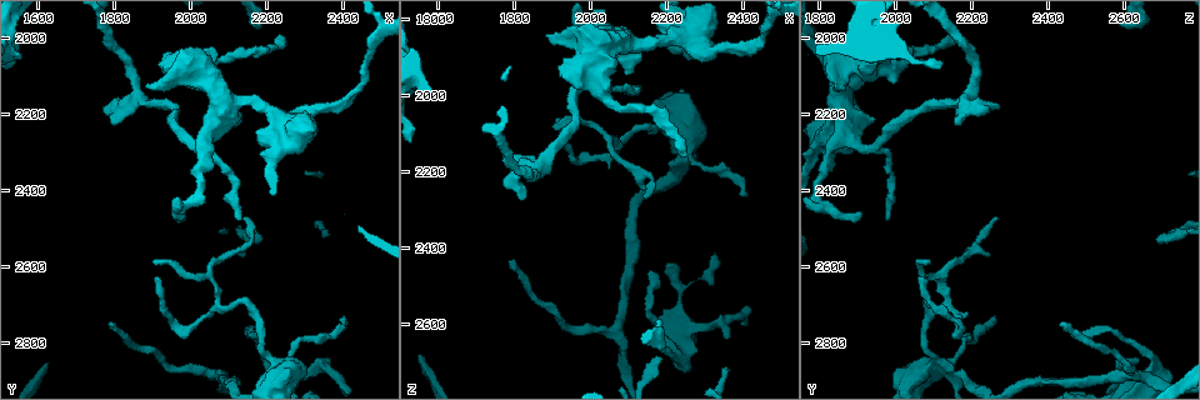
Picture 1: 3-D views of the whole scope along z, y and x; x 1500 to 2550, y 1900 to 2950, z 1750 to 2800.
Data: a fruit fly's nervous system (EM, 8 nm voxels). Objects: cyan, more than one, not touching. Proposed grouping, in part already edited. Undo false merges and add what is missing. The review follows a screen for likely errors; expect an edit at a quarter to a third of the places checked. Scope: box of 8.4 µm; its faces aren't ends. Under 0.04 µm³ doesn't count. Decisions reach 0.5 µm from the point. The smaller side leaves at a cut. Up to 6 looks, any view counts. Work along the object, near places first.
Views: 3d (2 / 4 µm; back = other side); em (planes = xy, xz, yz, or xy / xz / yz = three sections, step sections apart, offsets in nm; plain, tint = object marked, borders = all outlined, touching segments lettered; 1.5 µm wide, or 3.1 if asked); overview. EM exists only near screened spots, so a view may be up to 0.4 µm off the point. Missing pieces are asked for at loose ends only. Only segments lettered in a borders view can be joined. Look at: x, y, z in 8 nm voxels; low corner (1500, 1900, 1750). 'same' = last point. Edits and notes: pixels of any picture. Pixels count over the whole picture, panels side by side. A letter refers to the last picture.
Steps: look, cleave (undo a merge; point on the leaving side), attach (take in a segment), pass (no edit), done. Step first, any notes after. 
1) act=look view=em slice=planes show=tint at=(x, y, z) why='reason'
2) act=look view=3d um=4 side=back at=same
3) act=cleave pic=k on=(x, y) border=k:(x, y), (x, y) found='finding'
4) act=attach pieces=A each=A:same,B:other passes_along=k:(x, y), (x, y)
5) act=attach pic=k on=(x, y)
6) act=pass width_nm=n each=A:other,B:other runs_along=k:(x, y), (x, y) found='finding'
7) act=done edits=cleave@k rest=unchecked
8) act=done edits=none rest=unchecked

act=look view=3d um=2 at=(1820, 2175, 2275) why='an open end'

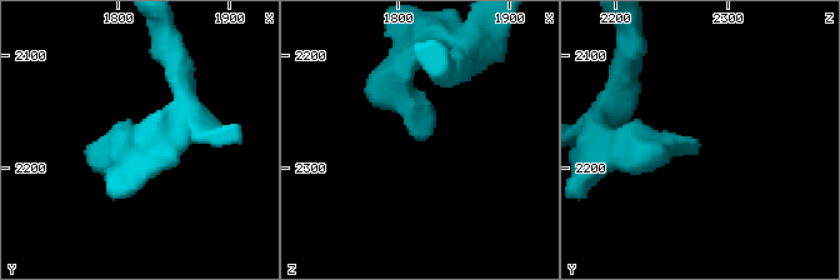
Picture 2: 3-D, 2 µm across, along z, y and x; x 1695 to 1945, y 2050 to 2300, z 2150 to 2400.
act=look view=em slice=planes show=borders at=(1822, 2178, 2272) why='need the tissue'

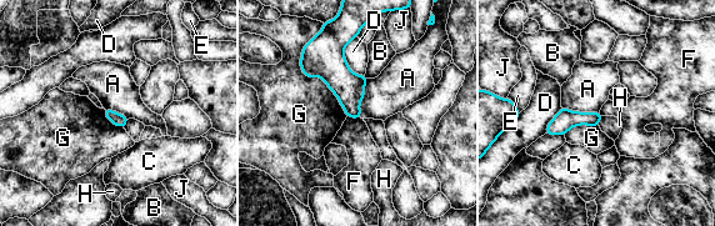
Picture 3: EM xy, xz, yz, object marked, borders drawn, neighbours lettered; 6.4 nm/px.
act=pass longest_contact=G:550nm each=A:other,B:other,C:other,D:other,E:other,F:other,G:other,H:other,J:other runs_along=3:(598, 116), (565, 119), (549, 131) found='none of them fits'

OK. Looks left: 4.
act=look view=3d um=4 at=(2080, 2705, 2125) why='abrupt turn'

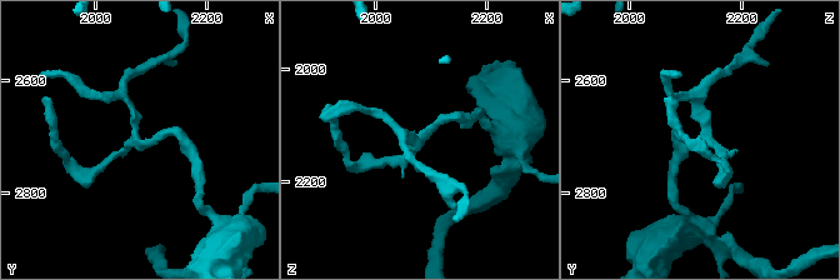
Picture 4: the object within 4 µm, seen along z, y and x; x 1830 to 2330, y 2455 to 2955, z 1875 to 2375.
act=look view=em slice=yz step=8 show=tint at=(2085, 2705, 2130)

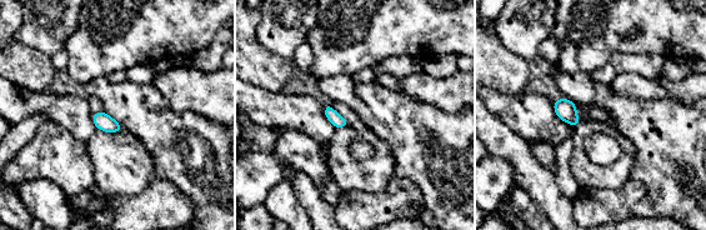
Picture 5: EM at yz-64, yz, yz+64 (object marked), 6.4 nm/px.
act=look view=em slice=planes show=borders at=same why='cut it another way'

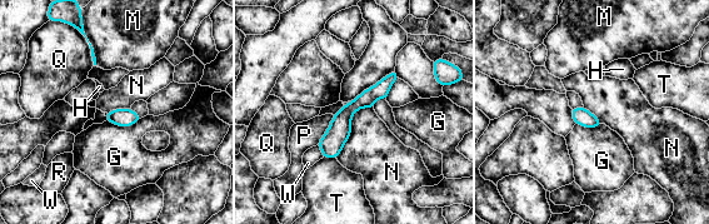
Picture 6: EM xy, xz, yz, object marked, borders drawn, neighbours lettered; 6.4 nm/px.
act=pass longest_contact=N:400nm each=G:other,H:other,M:other,N:other,P:other,Q:other,R:other,T:other,W:other found='all the same neuron'

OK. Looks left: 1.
act=done edits=none rest=unchecked

